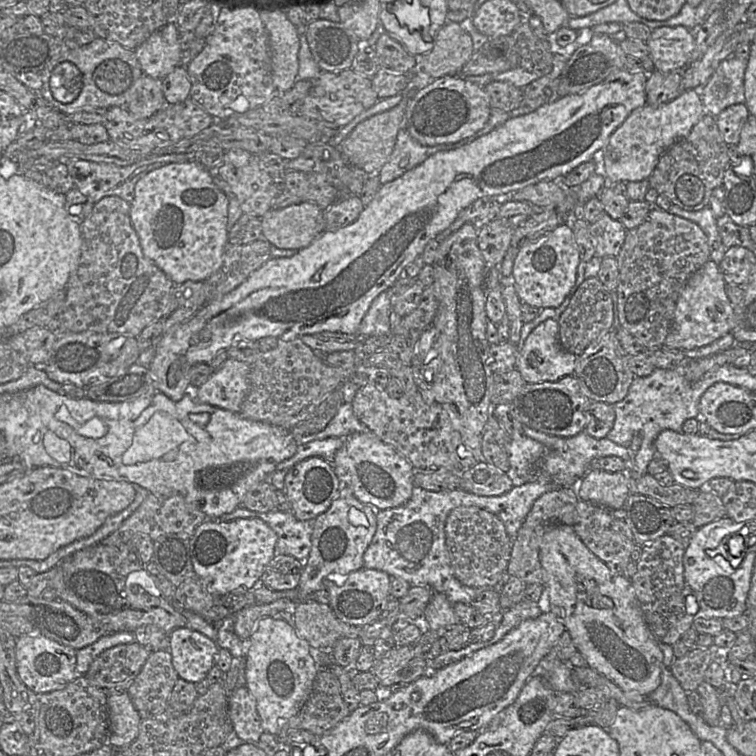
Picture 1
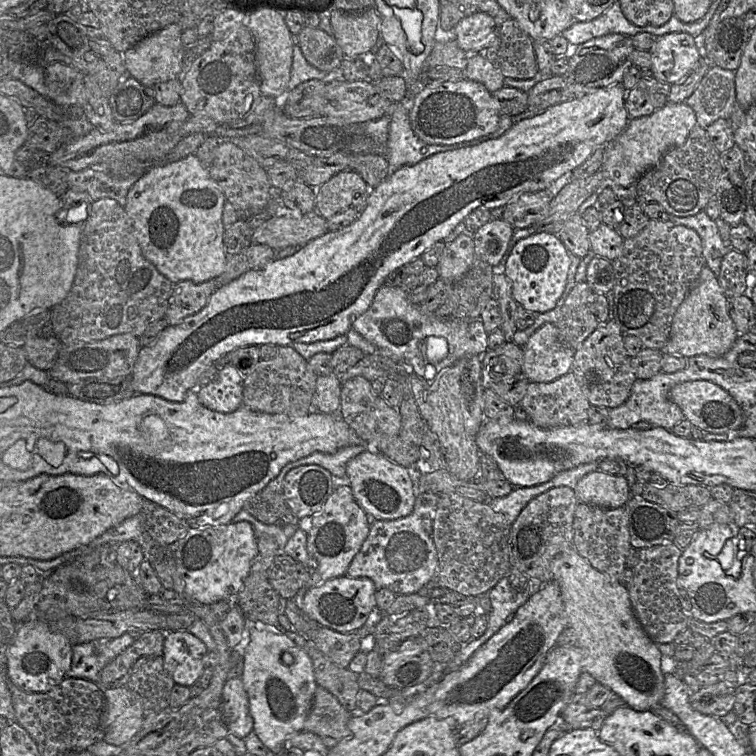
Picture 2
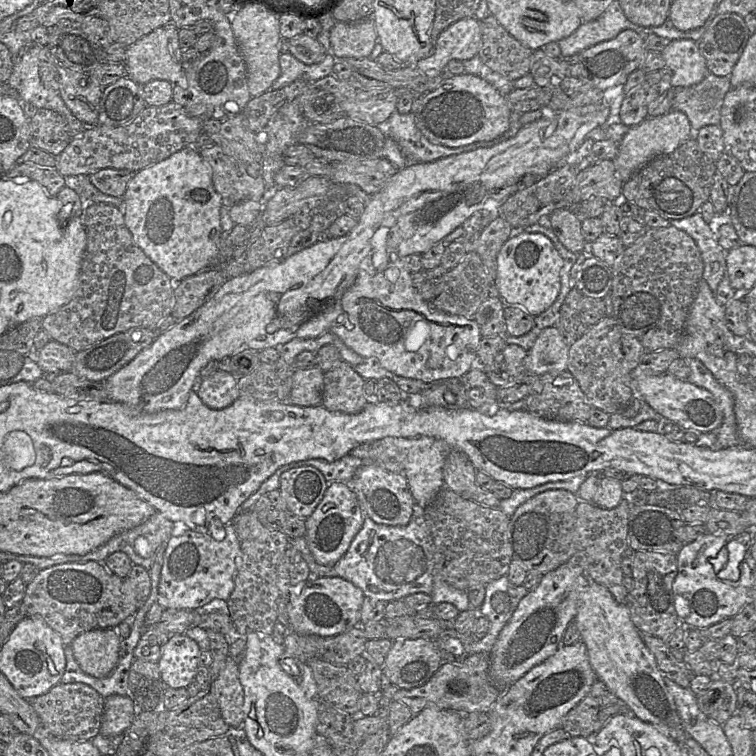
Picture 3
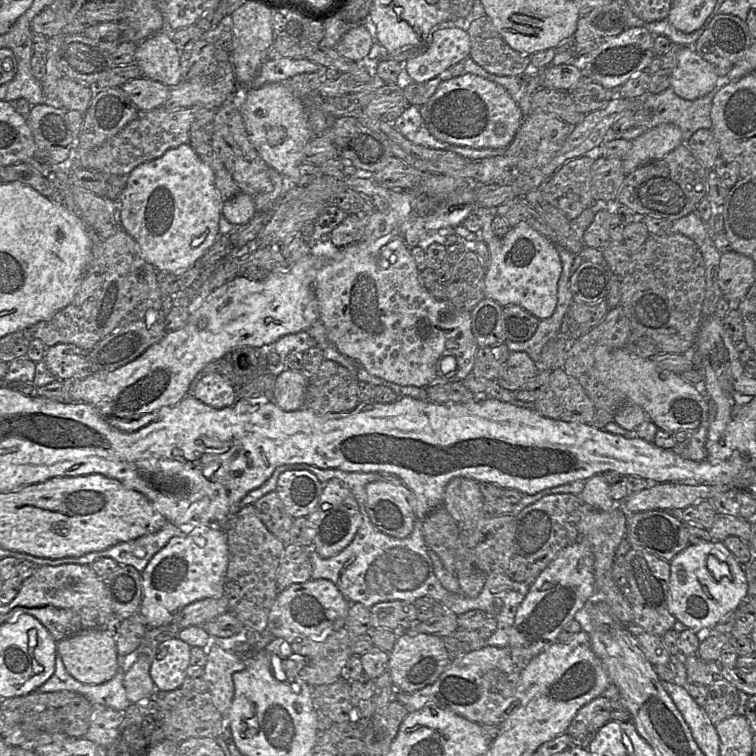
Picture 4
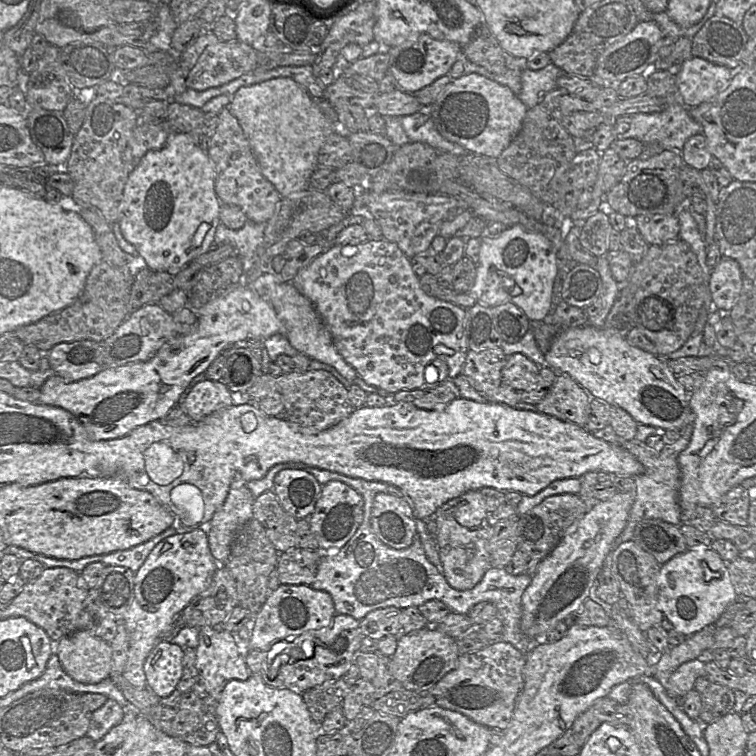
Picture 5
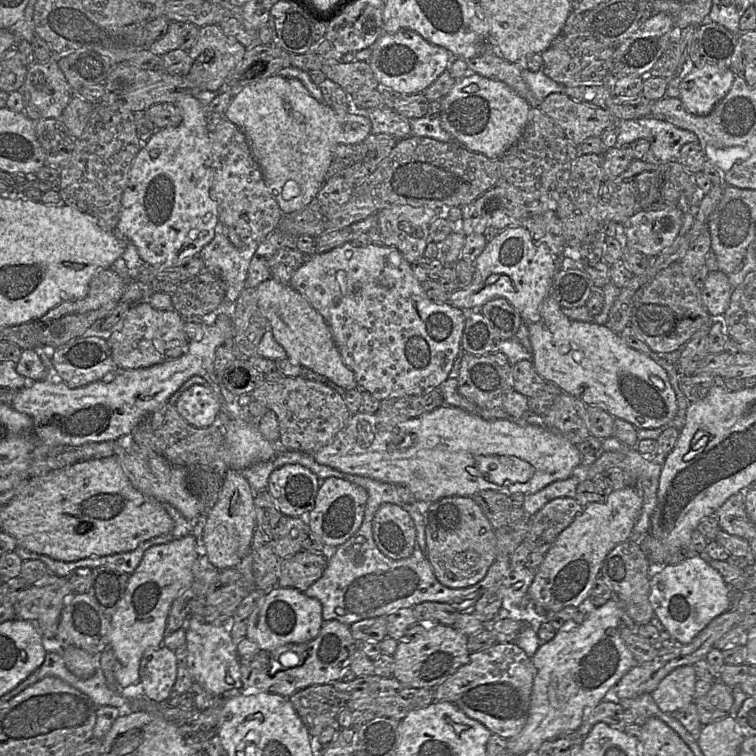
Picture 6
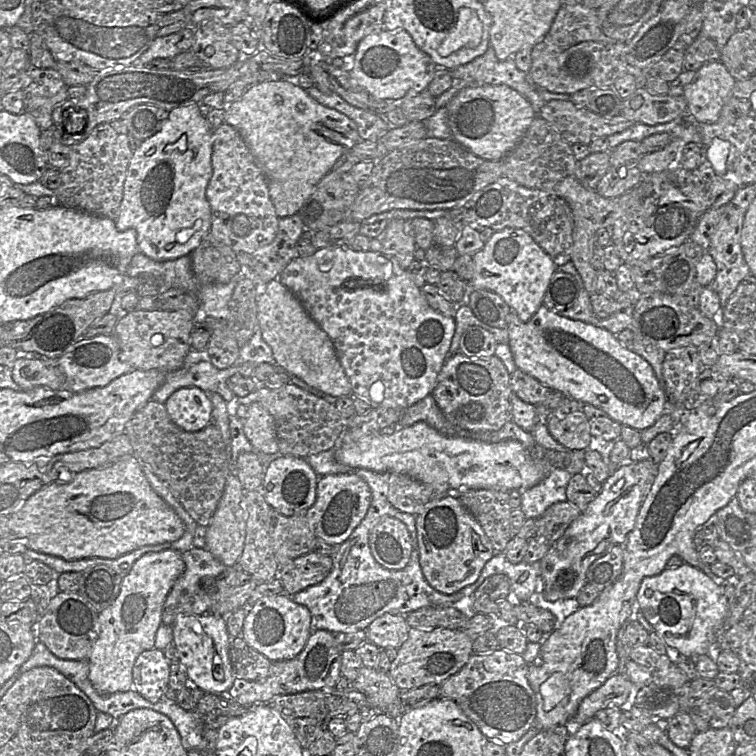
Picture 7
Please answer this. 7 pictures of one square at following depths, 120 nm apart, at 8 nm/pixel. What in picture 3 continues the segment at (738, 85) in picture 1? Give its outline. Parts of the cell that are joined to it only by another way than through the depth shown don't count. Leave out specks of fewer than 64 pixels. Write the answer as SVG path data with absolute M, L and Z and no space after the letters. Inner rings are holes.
M709 72L694 86L674 88L672 110L683 112L695 133L704 126L719 125L723 100L731 89L729 77Z

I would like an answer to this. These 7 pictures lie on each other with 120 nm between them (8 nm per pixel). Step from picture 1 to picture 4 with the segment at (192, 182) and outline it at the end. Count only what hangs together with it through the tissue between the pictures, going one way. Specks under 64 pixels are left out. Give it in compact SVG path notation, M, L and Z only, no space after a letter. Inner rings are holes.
M189 143L181 144L176 148L167 150L161 157L142 163L135 167L126 178L126 184L119 195L121 203L121 227L135 241L142 257L156 268L159 272L177 273L191 268L216 242L219 236L219 218L223 206L223 200L215 186L215 176L213 170L204 163Z

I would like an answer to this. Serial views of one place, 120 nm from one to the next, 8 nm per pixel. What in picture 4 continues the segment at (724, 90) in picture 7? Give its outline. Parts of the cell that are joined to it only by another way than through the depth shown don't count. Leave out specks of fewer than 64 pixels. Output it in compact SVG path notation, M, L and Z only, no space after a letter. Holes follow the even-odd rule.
M691 46L679 48L677 65L670 74L670 87L685 100L695 100L711 92L719 83L715 68Z

